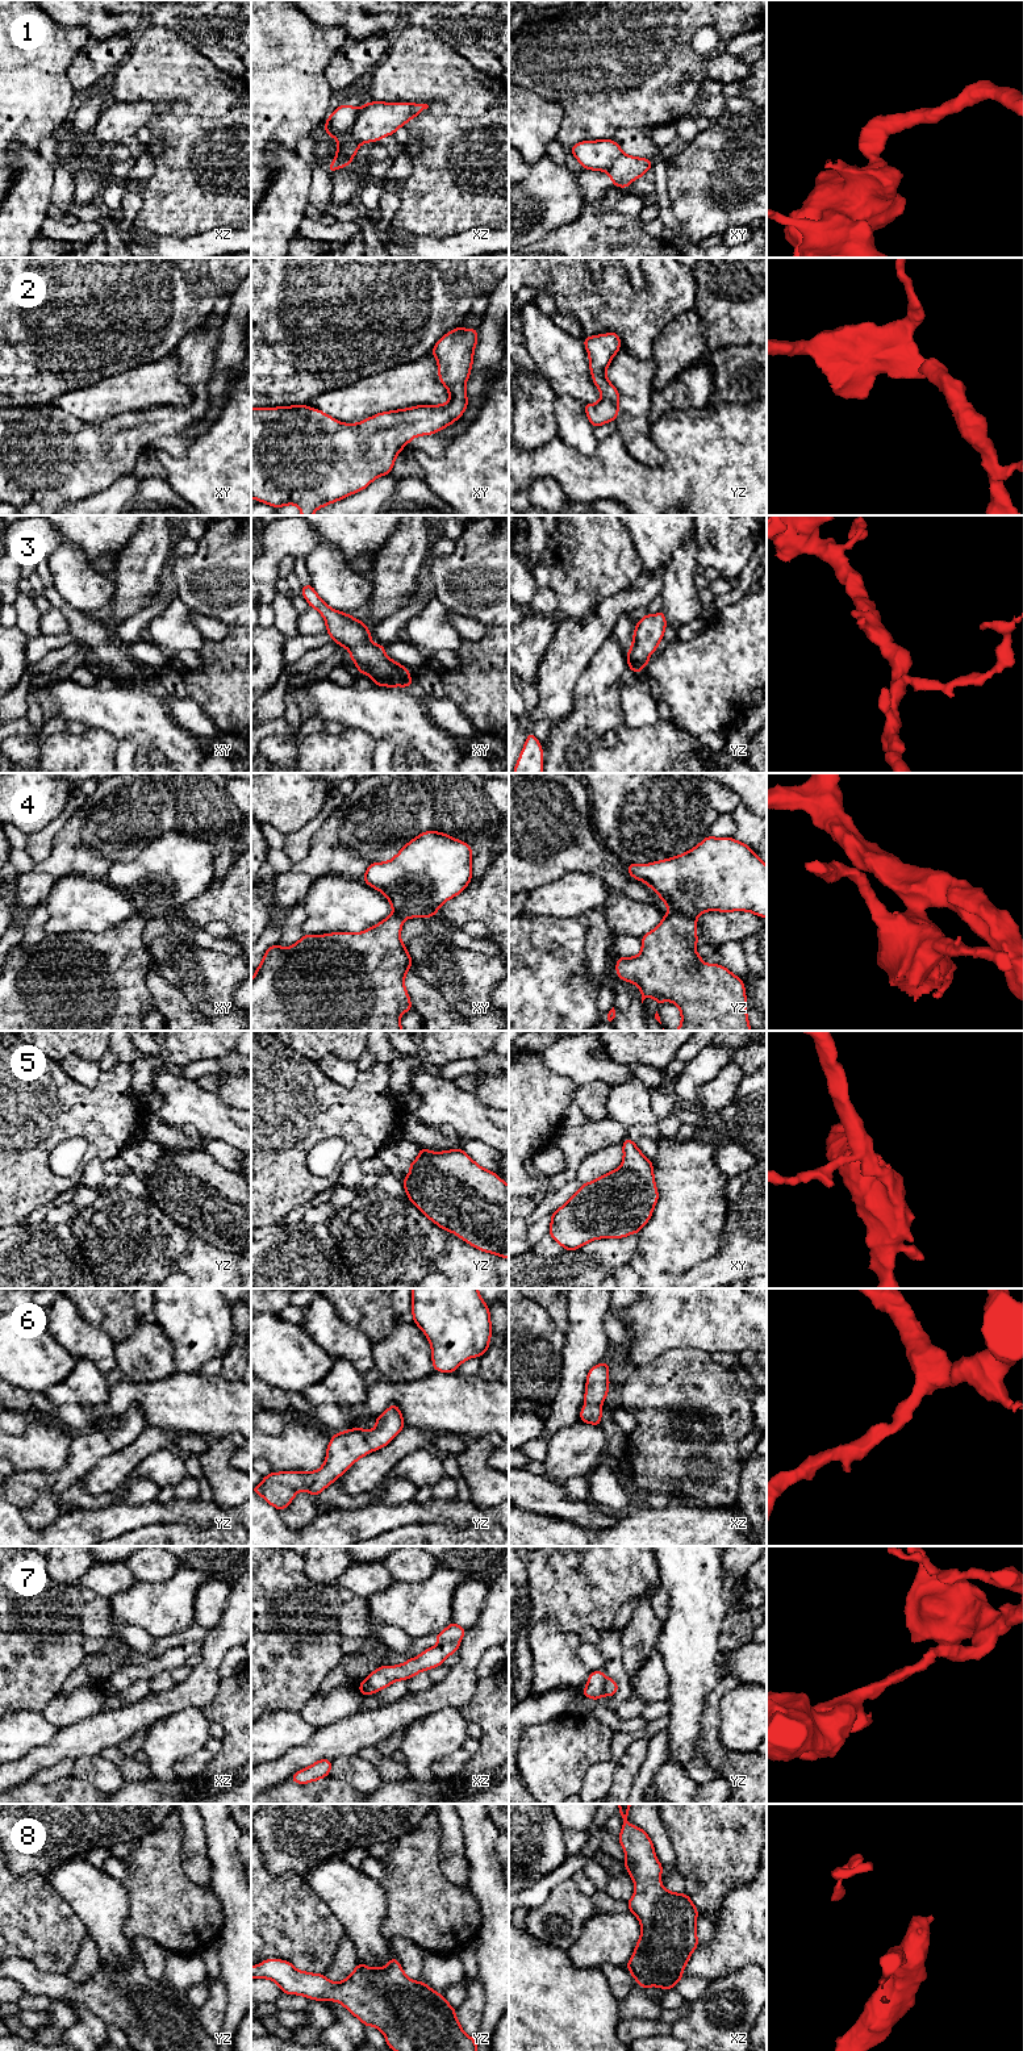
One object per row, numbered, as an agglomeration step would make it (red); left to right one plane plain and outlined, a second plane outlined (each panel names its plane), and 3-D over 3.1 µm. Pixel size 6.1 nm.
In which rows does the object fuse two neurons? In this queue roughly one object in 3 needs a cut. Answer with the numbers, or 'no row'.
1, 4, 7

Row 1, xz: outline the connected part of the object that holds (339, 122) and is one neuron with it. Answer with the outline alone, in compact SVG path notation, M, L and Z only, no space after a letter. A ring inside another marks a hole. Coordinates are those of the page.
M351 105L338 106L325 122L325 133L338 141L337 155L334 162L329 164L329 171L333 174L341 167L350 166L352 158L359 150L358 143L351 135L351 128L359 114L359 109Z

